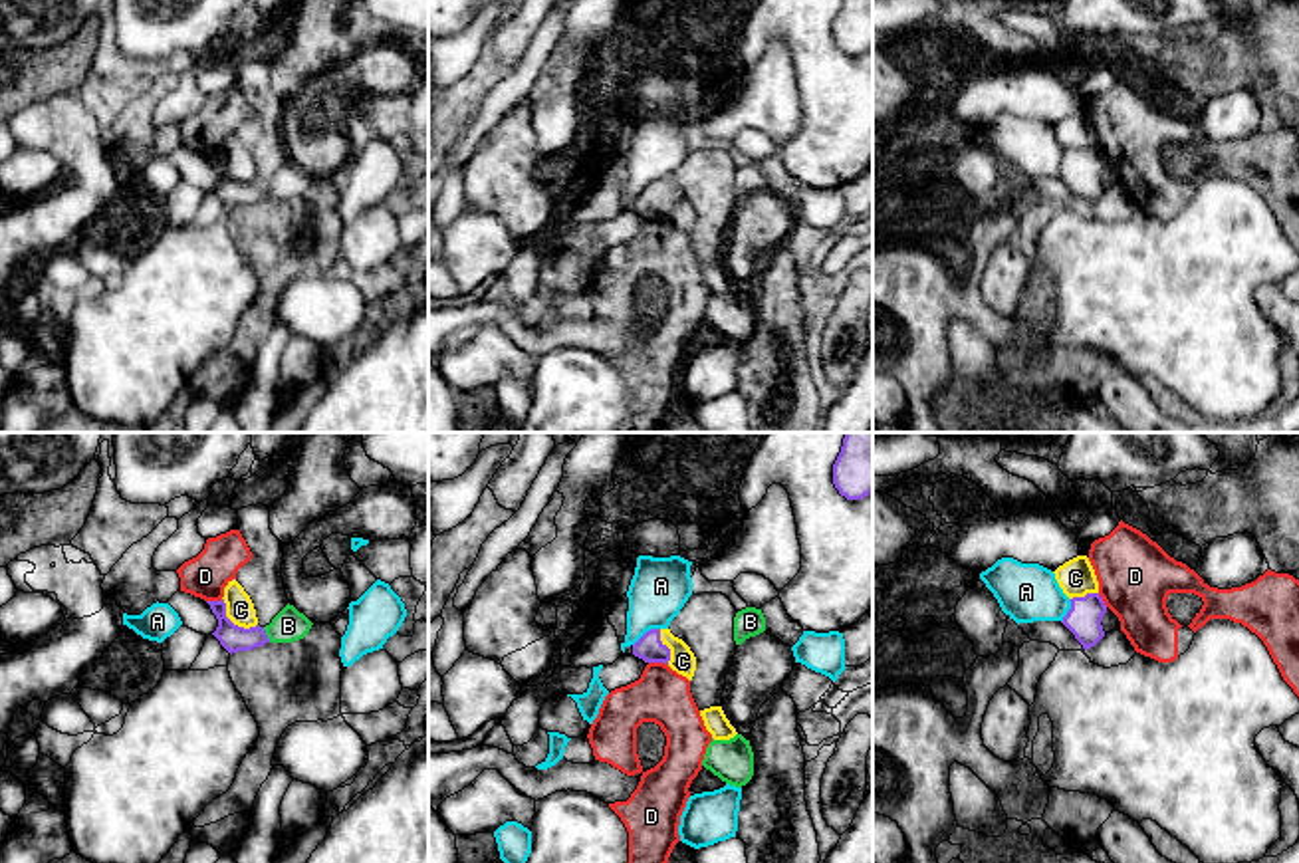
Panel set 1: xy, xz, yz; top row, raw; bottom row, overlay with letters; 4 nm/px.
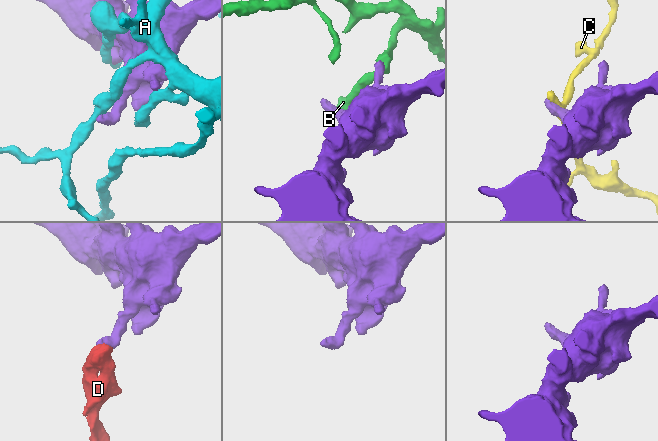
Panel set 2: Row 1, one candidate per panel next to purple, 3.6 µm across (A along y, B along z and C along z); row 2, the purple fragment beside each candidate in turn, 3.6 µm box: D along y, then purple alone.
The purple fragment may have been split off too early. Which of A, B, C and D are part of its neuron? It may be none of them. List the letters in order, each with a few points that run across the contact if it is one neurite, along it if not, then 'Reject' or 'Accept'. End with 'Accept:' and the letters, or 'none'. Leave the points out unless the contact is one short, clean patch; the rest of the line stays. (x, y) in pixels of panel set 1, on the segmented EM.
A: Reject
B: Reject
C: Line: xy (223, 598), (225, 612), (236, 625), (256, 625). Reject
D: Line: xz (649, 661), (667, 665). Reject
Accept: none

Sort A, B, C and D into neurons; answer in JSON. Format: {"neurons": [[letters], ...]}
{"neurons": [["A"], ["B"], ["C"], ["D"]]}

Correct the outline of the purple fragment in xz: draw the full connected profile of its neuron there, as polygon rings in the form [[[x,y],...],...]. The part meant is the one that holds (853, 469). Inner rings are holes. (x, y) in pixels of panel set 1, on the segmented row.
[[[845,432],[833,484],[847,500],[863,500],[873,492],[873,432]]]

